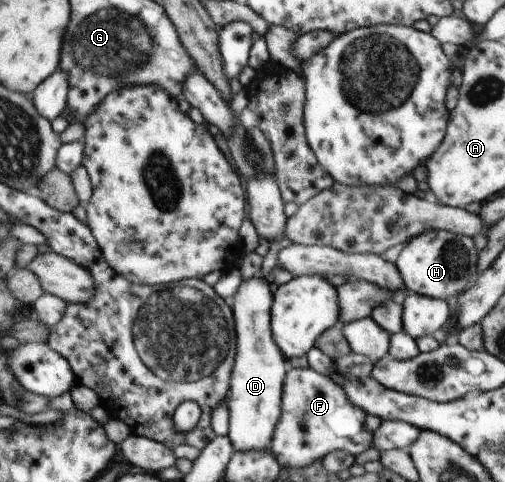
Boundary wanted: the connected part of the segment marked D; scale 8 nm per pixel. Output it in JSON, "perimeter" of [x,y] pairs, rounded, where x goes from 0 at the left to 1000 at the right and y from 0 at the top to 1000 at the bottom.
{"perimeter":[[[515,575],[487,579],[487,583],[479,581],[471,604],[467,604],[467,612],[463,612],[459,641],[465,662],[469,724],[453,795],[453,820],[448,830],[451,832],[451,849],[455,853],[453,896],[450,905],[455,909],[465,936],[519,936],[519,932],[531,932],[537,923],[543,890],[558,857],[558,807],[574,757],[562,741],[562,732],[547,716],[543,695],[539,695],[539,627],[541,608],[539,600],[535,600],[535,581]]]}

